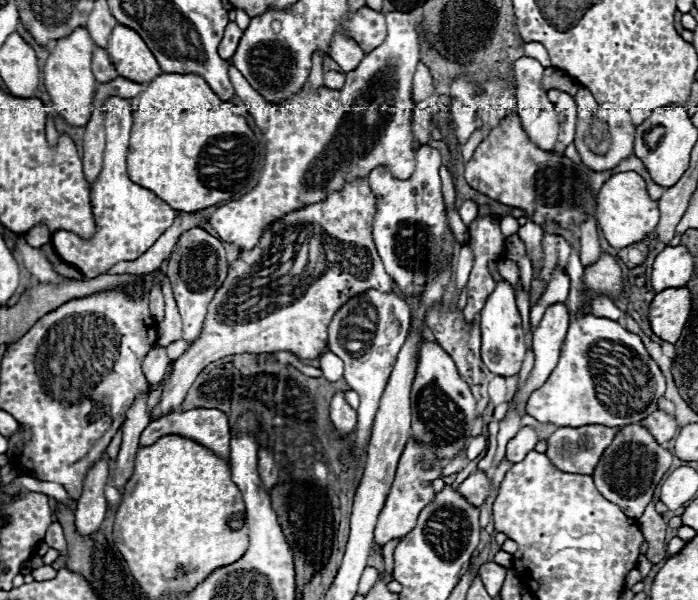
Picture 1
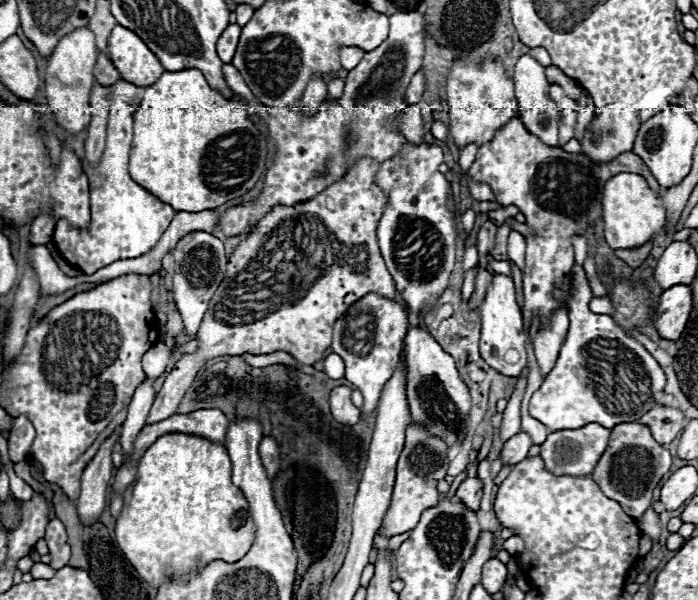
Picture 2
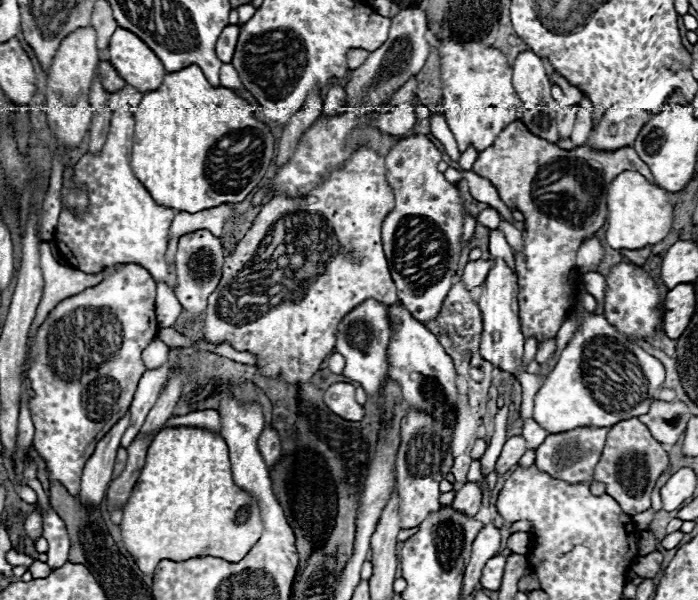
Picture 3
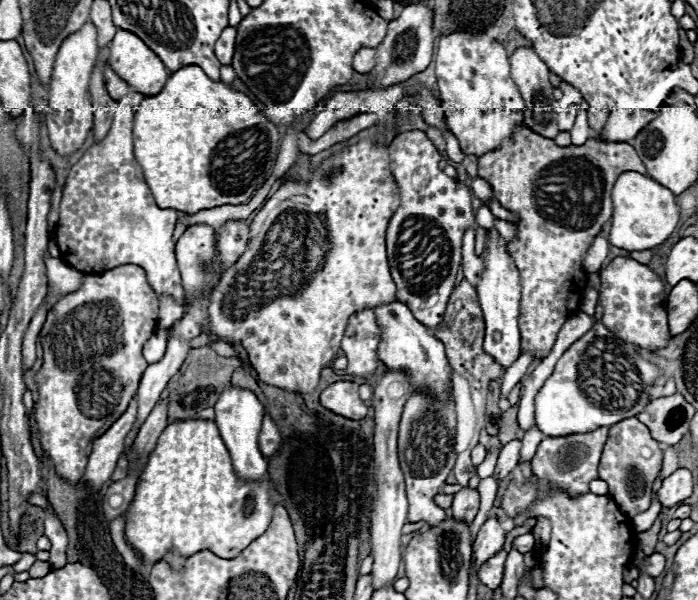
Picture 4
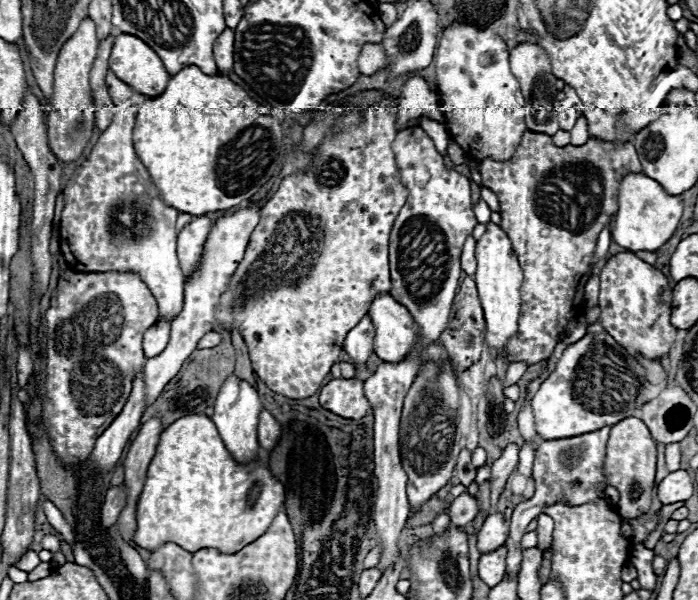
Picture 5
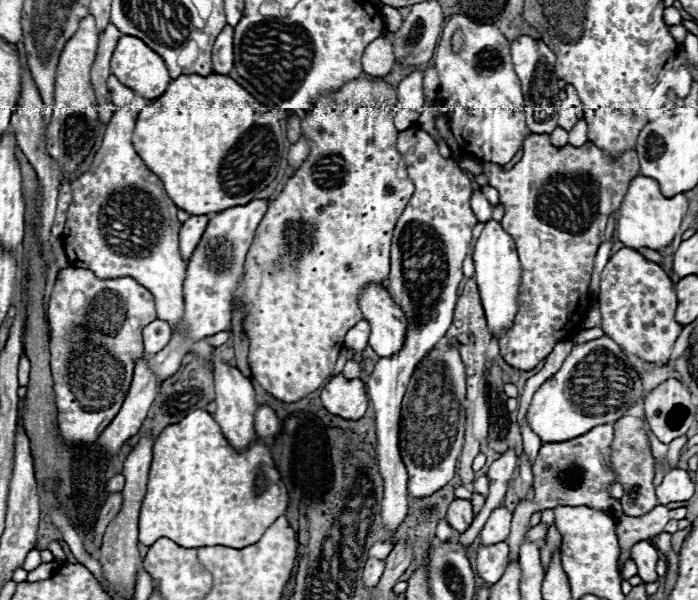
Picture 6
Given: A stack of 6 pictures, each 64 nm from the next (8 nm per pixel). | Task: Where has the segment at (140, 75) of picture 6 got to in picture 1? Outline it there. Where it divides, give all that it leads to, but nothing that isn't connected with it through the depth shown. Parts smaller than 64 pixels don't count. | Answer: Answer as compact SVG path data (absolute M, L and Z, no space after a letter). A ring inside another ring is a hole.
M118 24L112 30L106 50L108 50L118 74L126 80L146 84L148 80L154 80L162 72L156 58L144 44L144 40L128 26Z

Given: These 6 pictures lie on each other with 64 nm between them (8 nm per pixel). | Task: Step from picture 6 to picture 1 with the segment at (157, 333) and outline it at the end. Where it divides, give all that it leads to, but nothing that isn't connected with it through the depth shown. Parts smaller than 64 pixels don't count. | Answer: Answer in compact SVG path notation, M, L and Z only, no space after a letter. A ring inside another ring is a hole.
M154 346L154 348L148 352L148 356L144 358L144 362L142 362L142 370L144 370L144 374L146 374L146 380L148 380L150 384L162 382L168 364L170 364L170 360L168 360L168 356L166 356L166 348Z

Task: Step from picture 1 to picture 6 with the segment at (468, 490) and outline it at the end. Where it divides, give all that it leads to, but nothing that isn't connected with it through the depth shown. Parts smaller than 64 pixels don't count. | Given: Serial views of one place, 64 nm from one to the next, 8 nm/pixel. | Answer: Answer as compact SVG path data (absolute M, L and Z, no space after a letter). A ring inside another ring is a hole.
M454 500L448 508L448 514L446 514L446 520L448 524L458 532L462 534L474 520L474 512L472 512L472 504L470 500Z

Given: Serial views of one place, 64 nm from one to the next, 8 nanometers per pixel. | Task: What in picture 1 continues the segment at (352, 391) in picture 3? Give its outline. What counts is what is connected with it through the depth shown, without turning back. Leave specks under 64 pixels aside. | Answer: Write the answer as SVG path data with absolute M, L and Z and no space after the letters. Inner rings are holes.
M336 392L332 402L330 402L330 418L336 424L336 428L342 432L342 436L346 436L348 432L352 432L356 428L356 410L346 402L344 392Z

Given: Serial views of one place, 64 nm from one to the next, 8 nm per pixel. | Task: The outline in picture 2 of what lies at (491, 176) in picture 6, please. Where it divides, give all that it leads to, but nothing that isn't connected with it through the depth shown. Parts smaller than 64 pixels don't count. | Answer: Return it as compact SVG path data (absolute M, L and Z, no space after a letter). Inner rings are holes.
M518 118L504 124L492 142L478 148L468 174L478 182L490 184L502 206L518 206L526 216L526 224L536 234L526 238L526 268L522 272L522 316L526 328L532 326L534 316L540 318L540 326L548 326L550 316L566 306L566 300L556 300L552 292L556 288L570 290L570 270L574 266L574 246L570 238L580 236L602 220L600 200L604 184L620 172L642 174L652 190L660 190L648 166L634 152L624 152L616 160L596 164L582 152L570 154L558 146L546 146L540 138L532 136Z

